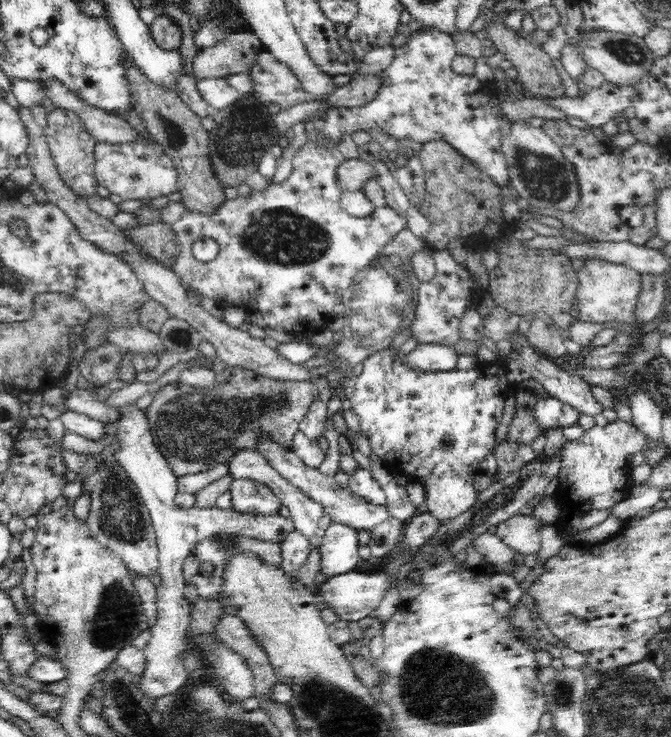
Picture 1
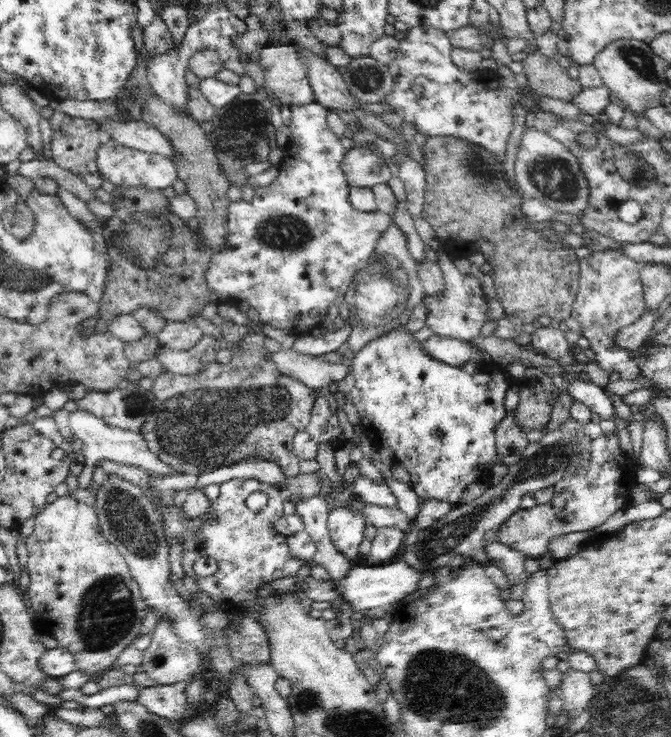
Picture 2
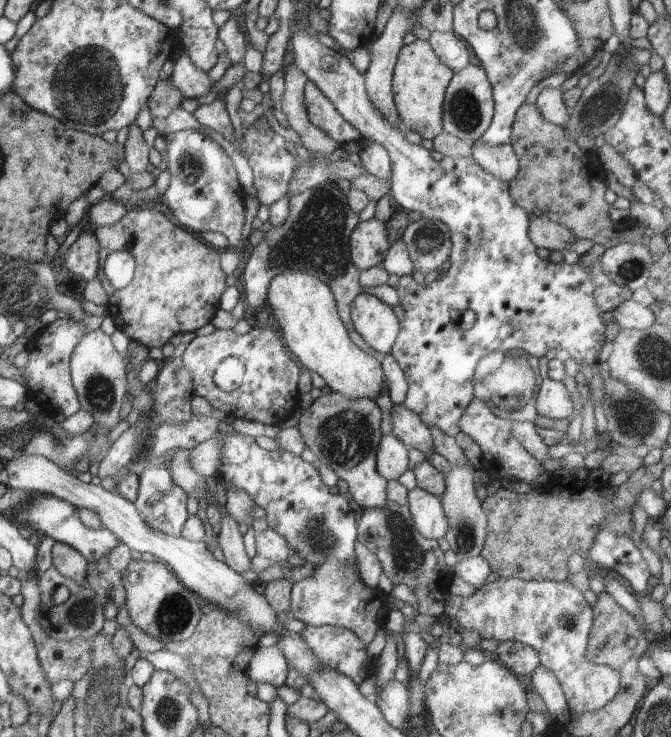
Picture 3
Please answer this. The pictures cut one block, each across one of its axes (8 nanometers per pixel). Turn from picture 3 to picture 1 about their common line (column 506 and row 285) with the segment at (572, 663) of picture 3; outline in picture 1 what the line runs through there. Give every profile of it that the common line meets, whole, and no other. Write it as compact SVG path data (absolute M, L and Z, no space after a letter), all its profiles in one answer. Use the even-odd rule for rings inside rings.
M588 259L577 271L578 285L575 300L578 301L578 318L582 322L603 325L636 325L634 308L641 292L642 276L630 266L602 259Z

